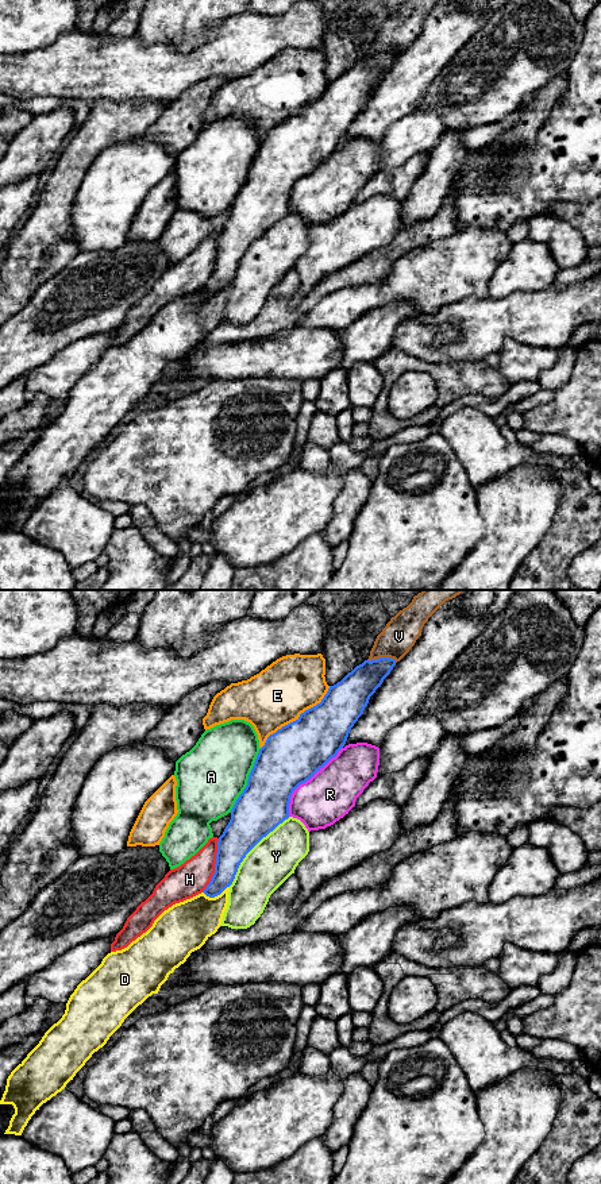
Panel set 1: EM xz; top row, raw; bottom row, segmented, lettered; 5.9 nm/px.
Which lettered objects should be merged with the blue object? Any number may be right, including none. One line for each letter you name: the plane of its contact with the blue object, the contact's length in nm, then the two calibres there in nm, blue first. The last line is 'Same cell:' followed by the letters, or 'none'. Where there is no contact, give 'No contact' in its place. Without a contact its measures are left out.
H: Touches blue in xz. Shared border 340 nm. Thickness 200 nm (blue) against 200 nm
Same cell: H

